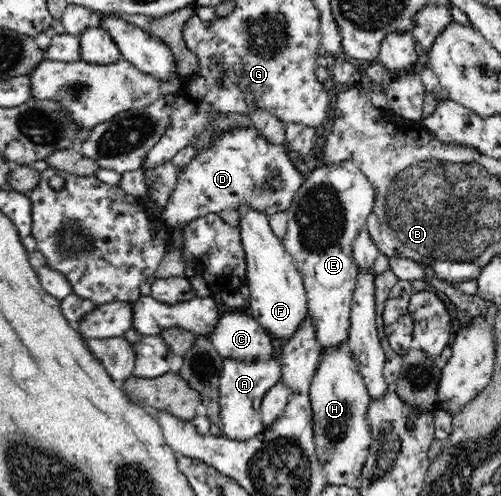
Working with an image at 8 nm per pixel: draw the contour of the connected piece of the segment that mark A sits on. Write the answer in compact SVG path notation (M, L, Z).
M279 350L275 351L275 358L269 362L239 364L239 362L224 360L219 379L220 422L223 424L223 435L235 441L247 441L260 436L265 427L259 412L260 404L267 391L281 379L282 357Z

